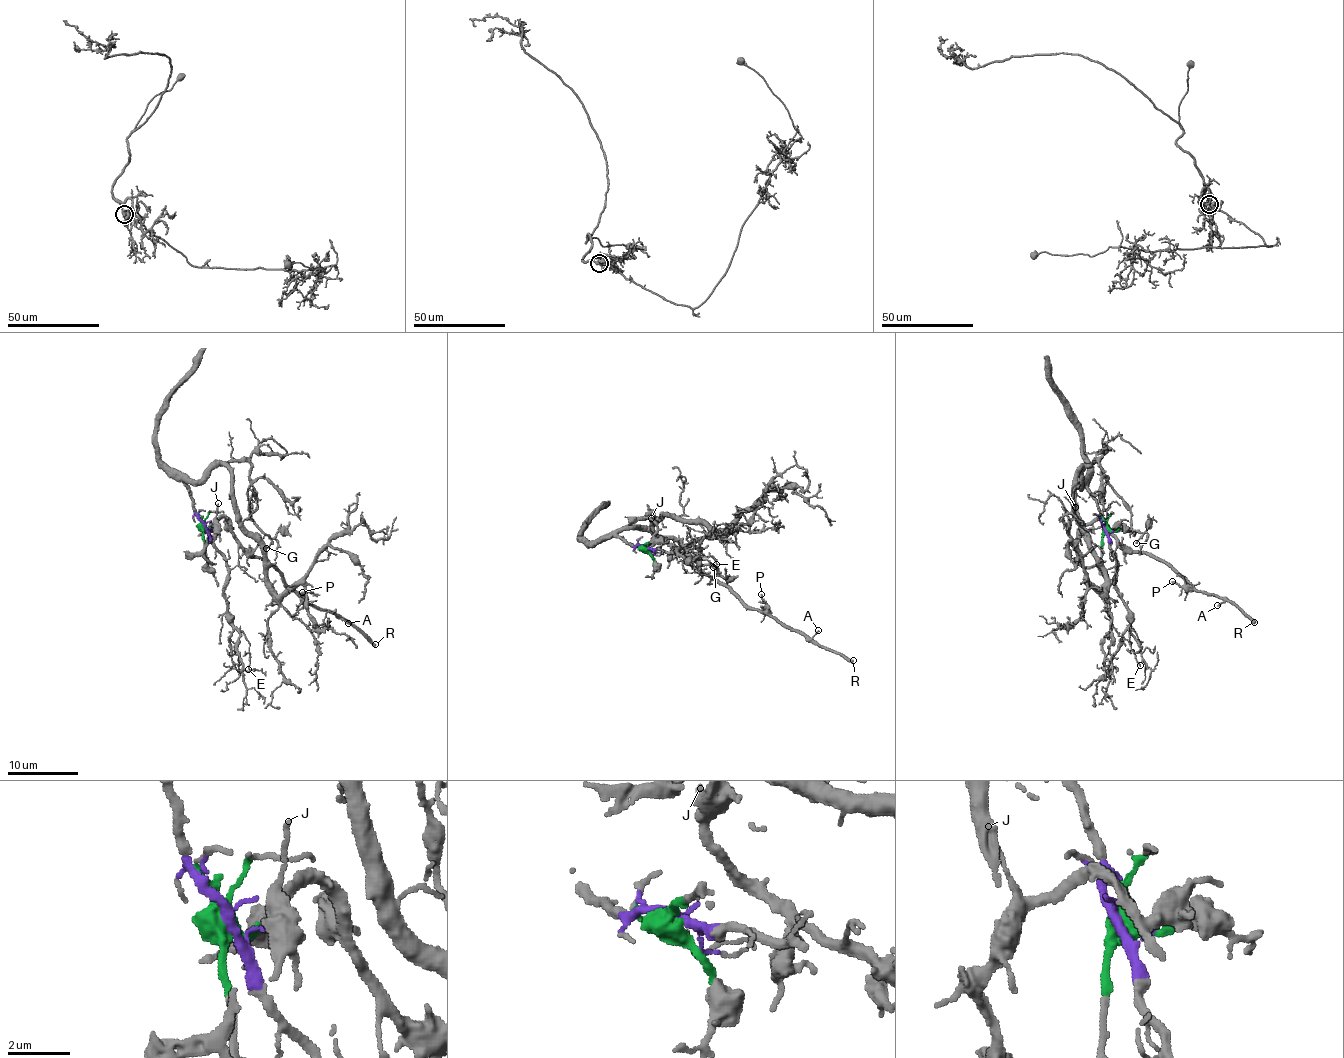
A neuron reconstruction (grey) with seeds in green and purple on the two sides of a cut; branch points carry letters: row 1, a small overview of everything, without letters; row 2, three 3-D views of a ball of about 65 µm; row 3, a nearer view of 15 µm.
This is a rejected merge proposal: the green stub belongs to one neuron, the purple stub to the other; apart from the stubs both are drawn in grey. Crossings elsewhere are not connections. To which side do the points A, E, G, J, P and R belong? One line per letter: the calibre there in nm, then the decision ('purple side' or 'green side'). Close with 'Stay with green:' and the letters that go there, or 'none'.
A: 120 nm thick; green side
E: 100 nm thick; purple side
G: 140 nm thick; purple side
J: 140 nm thick; green side
P: 150 nm thick; green side
R: 320 nm thick; green side
Stay with green: A, J, P, R

